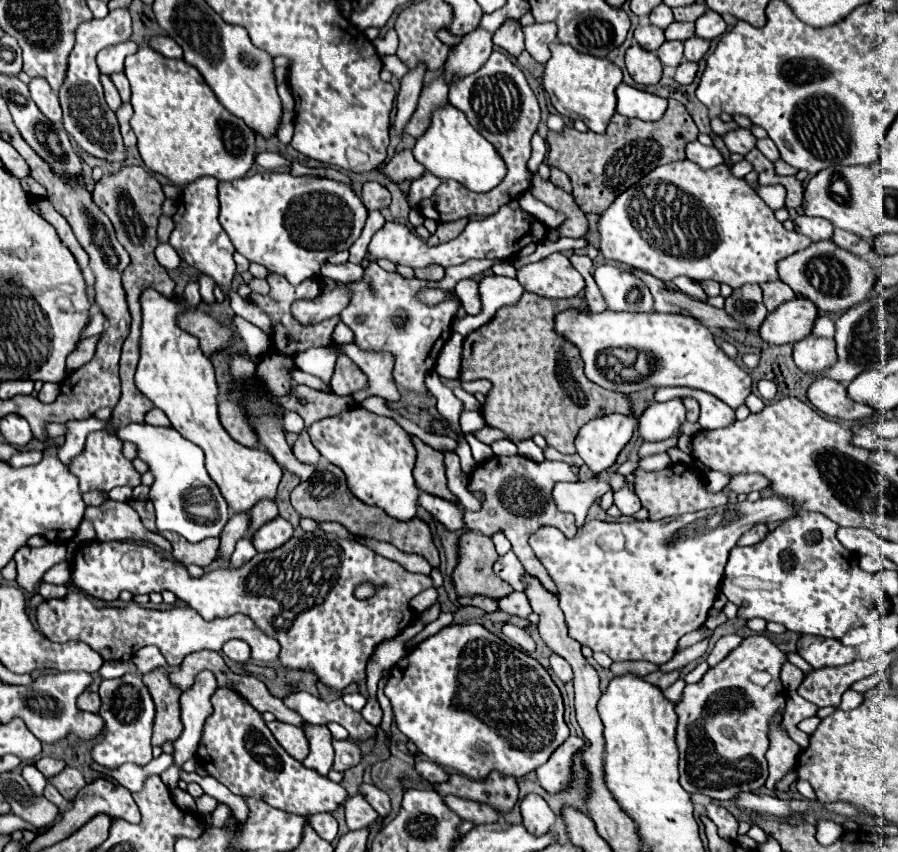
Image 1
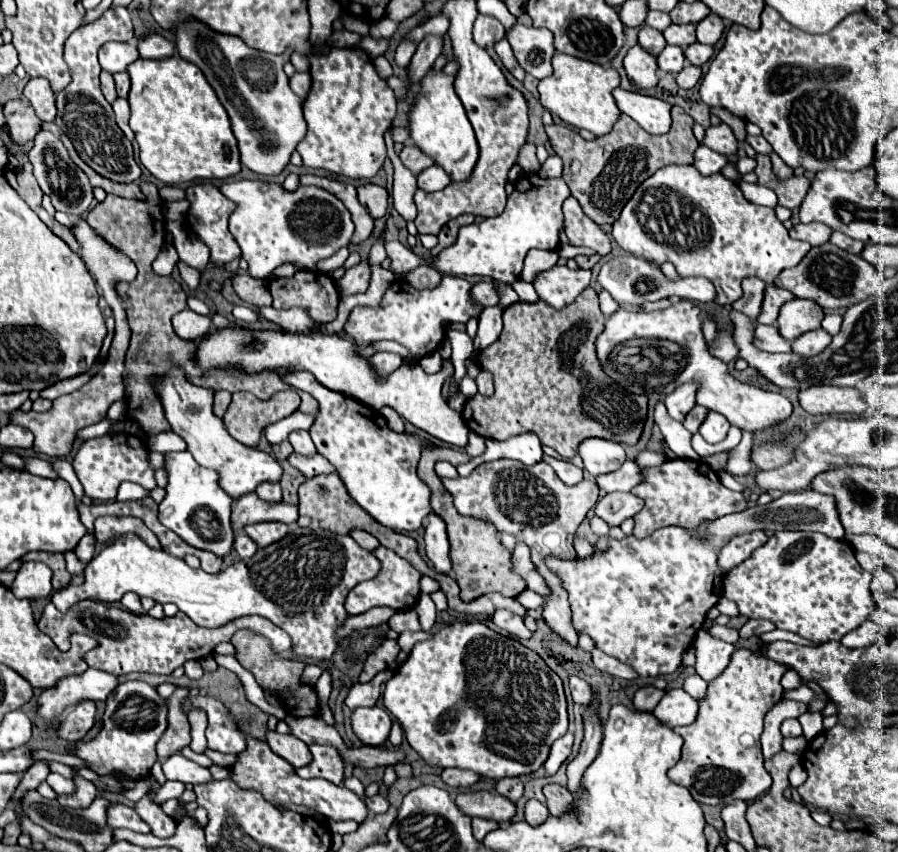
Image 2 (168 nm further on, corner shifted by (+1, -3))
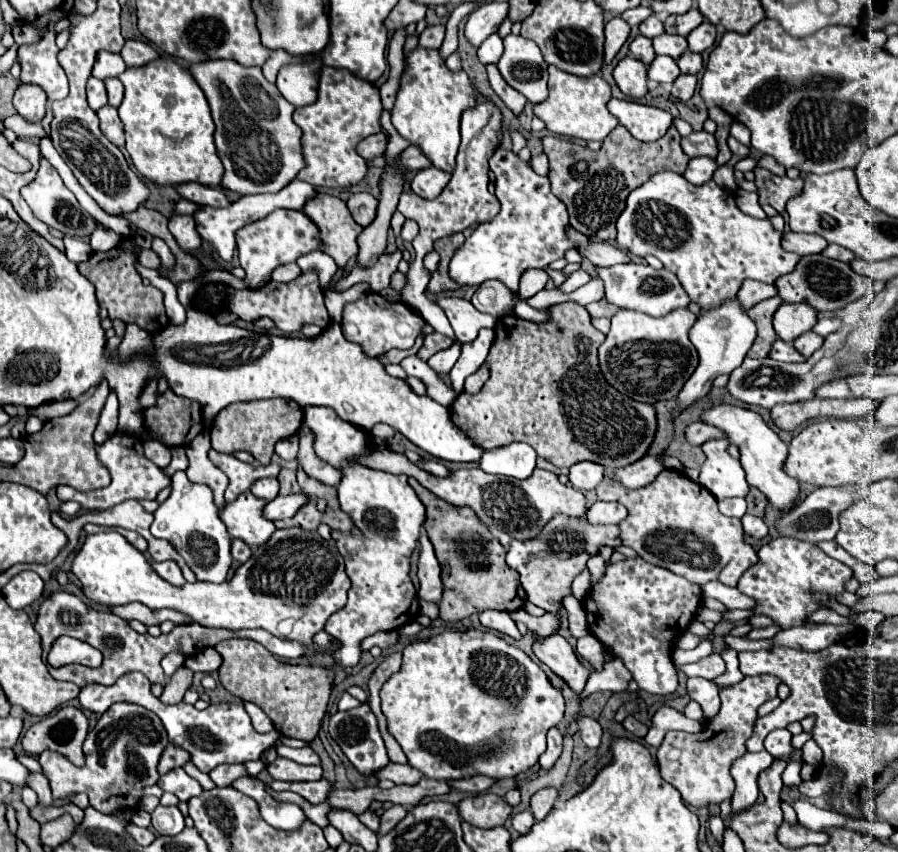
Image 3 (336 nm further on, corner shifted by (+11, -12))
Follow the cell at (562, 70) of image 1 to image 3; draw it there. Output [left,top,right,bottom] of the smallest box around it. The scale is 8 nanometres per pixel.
[535,66,619,140]

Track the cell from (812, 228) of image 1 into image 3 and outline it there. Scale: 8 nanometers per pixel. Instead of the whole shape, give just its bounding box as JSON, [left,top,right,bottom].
[781,232,827,256]

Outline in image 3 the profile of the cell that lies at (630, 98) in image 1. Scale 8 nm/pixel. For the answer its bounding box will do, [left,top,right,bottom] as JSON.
[607,98,673,142]

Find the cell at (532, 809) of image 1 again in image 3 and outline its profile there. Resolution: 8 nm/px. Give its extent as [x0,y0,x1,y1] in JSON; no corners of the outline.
[511,810,535,834]

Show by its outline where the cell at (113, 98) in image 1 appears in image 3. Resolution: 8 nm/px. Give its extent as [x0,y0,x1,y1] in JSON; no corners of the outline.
[87,78,107,110]

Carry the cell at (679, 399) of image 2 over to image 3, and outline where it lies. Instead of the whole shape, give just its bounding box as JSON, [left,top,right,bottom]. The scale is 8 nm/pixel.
[675,296,757,414]

